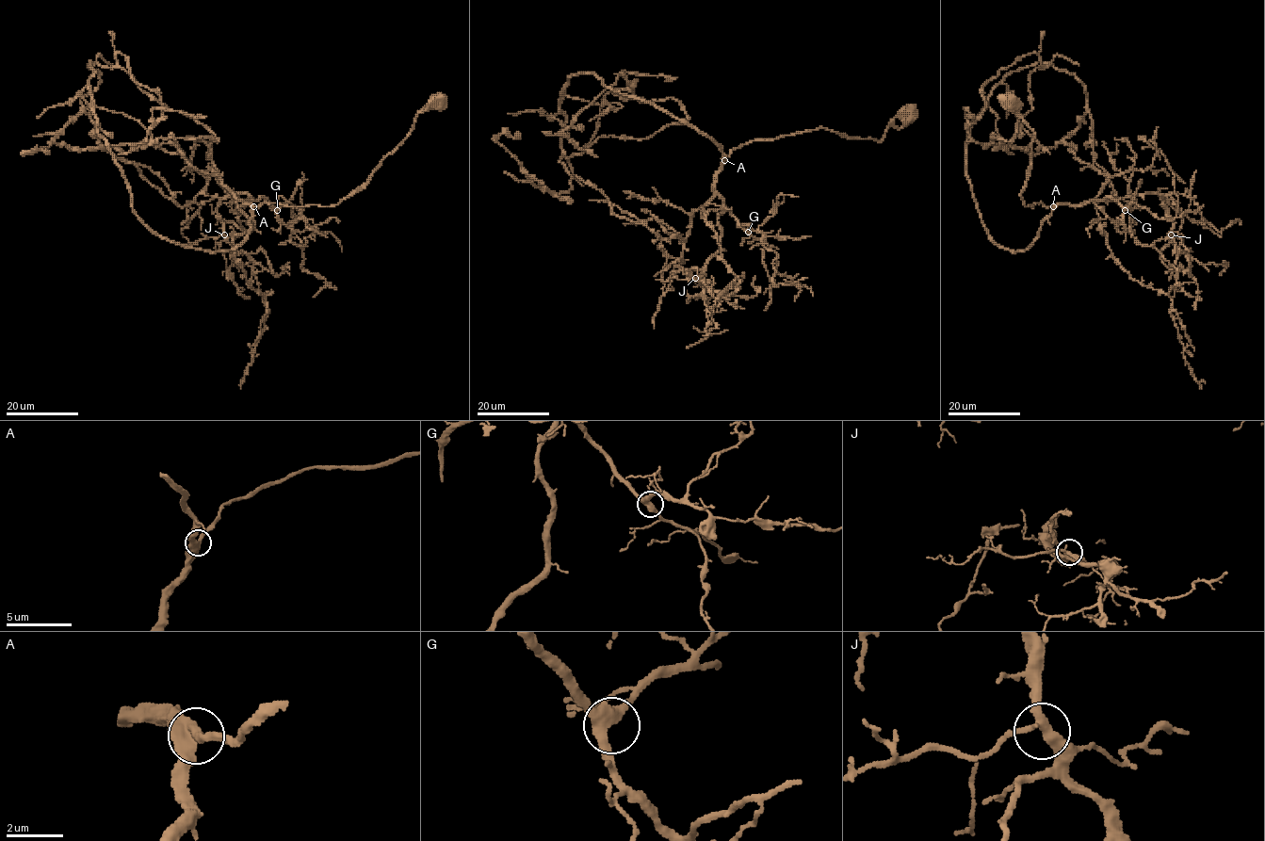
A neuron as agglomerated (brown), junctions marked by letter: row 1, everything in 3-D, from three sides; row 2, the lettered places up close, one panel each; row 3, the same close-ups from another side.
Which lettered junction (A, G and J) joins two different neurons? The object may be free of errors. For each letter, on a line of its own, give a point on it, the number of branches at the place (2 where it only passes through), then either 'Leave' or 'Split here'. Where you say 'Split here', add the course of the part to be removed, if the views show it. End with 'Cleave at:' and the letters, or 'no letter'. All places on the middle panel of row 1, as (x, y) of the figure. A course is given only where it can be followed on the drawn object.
A: Place: (724, 160). Branches: 3. Leave
G: Place: (748, 232). Branches: 3. Leave
J: Place: (695, 278). Branches: 3. Leave
Cleave at: no letter

